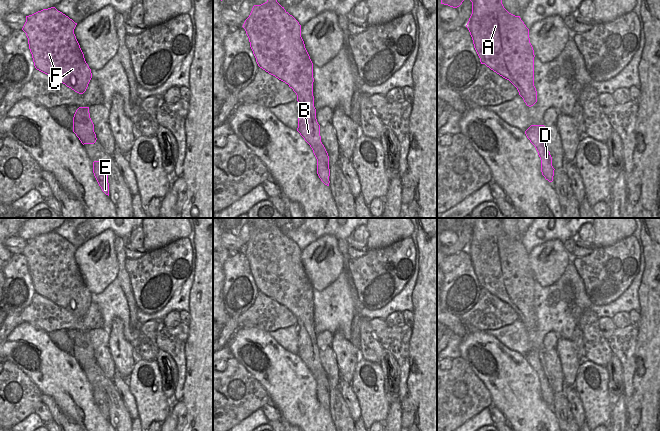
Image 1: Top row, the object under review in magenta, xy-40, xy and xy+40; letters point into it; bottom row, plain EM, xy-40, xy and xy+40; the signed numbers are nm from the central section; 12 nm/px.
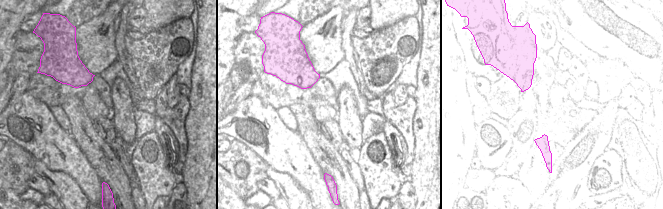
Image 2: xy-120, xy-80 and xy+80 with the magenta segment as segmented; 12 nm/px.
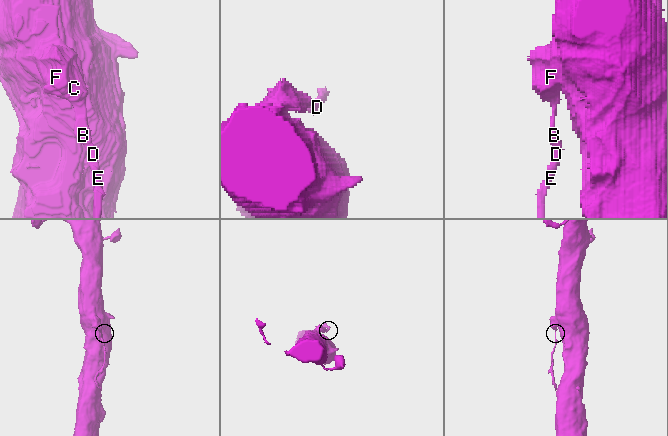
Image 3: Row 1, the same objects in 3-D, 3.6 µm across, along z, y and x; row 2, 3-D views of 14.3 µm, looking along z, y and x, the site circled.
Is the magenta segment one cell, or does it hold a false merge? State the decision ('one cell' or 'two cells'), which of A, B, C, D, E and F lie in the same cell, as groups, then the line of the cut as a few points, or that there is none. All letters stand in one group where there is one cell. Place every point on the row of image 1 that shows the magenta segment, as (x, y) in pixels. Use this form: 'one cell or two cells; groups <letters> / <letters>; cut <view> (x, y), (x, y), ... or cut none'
two cells; groups A C F / B D E; cut xy (313, 99), (299, 103)

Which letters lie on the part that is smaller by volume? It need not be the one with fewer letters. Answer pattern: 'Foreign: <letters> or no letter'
Foreign: B, D, E

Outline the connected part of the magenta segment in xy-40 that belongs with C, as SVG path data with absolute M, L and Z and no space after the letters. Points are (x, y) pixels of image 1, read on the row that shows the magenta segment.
M51 7L26 16L22 30L28 38L35 68L75 92L83 94L92 78L92 73L74 34L76 25L77 23L68 16Z

